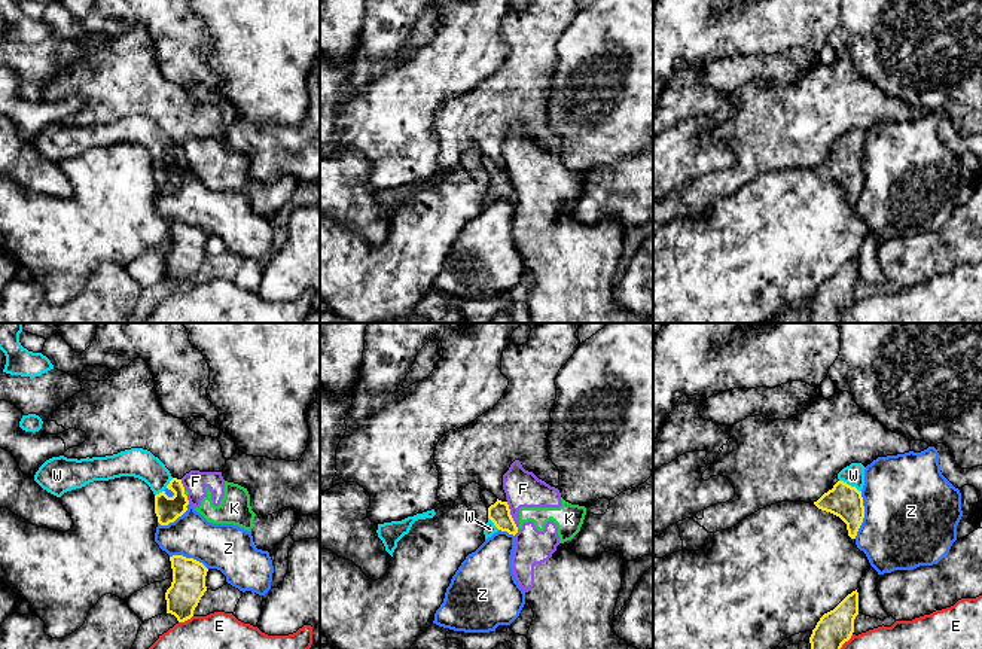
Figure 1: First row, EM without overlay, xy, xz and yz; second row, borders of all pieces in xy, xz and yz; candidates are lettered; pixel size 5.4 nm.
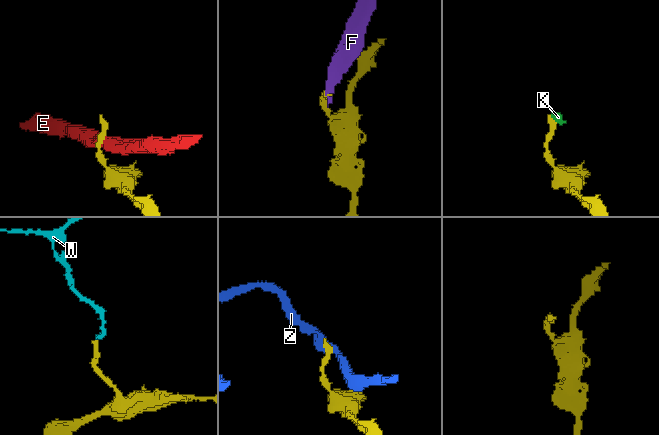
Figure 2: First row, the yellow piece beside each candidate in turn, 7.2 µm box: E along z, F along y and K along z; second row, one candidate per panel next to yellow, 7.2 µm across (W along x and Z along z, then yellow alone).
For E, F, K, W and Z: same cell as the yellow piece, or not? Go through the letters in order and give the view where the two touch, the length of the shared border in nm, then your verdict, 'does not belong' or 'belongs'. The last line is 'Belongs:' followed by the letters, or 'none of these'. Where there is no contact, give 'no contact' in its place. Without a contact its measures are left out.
E: contact in xy; length 90 nm; does not belong
F: contact in xz; length 160 nm; does not belong
K: contact in xy; length 40 nm; does not belong
W: contact in yz; length 140 nm; belongs
Z: contact in yz; length 260 nm; does not belong
Belongs: W

